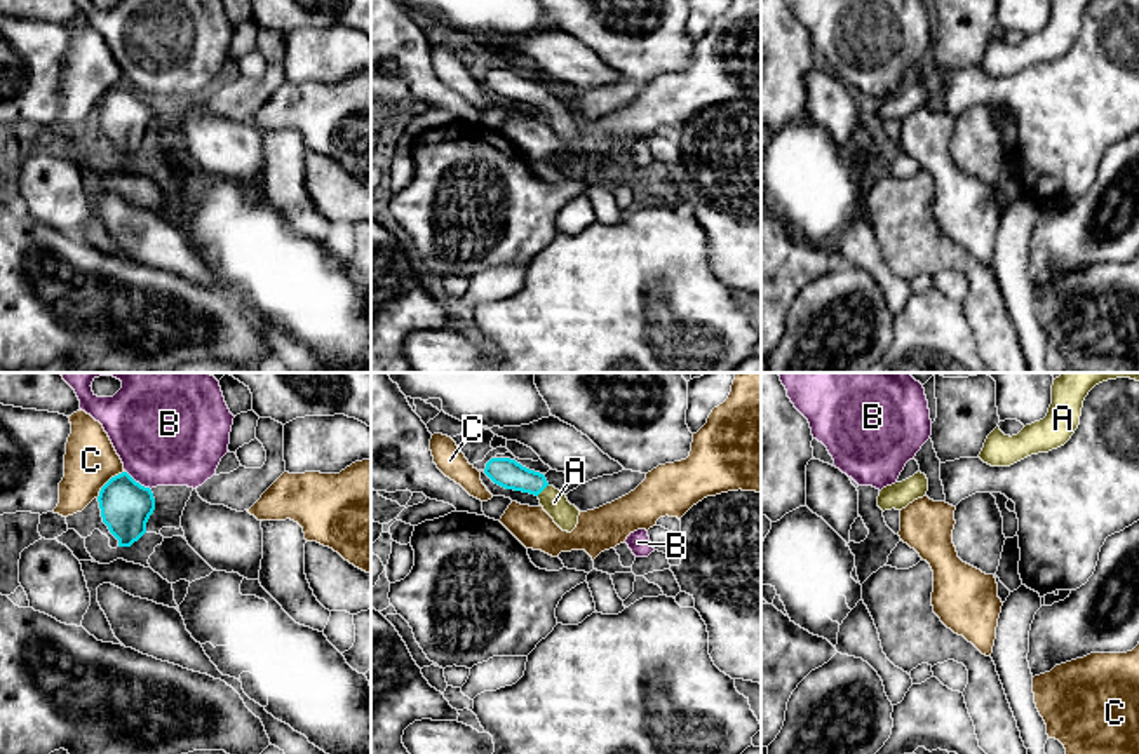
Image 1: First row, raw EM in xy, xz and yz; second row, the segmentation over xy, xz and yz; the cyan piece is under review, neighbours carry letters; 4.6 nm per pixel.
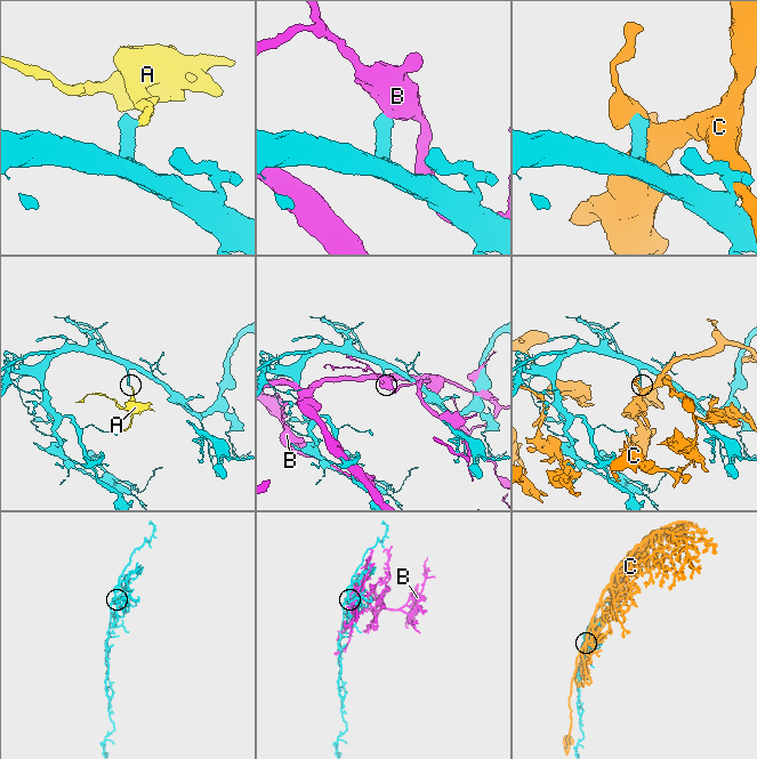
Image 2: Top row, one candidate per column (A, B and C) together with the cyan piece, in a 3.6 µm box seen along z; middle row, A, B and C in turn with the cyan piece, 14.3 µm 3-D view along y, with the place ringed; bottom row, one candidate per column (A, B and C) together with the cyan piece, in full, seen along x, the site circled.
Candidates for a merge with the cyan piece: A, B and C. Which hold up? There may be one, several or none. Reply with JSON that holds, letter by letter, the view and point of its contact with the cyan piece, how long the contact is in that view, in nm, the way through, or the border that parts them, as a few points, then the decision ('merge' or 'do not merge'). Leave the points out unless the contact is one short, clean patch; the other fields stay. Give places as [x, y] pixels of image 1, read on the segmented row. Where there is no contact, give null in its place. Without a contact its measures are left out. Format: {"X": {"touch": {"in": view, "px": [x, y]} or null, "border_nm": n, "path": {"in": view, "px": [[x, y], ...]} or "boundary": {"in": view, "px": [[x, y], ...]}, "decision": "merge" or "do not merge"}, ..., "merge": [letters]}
{"A": {"touch": {"in": "xz", "px": [542, 490]}, "border_nm": 80, "path": {"in": "xz", "px": [[505, 472], [532, 481], [542, 490], [554, 502]]}, "decision": "merge"}, "B": {"touch": {"in": "xy", "px": [138, 483]}, "border_nm": 150, "decision": "do not merge"}, "C": {"touch": {"in": "xy", "px": [108, 481]}, "border_nm": 180, "decision": "do not merge"}, "merge": ["A"]}

